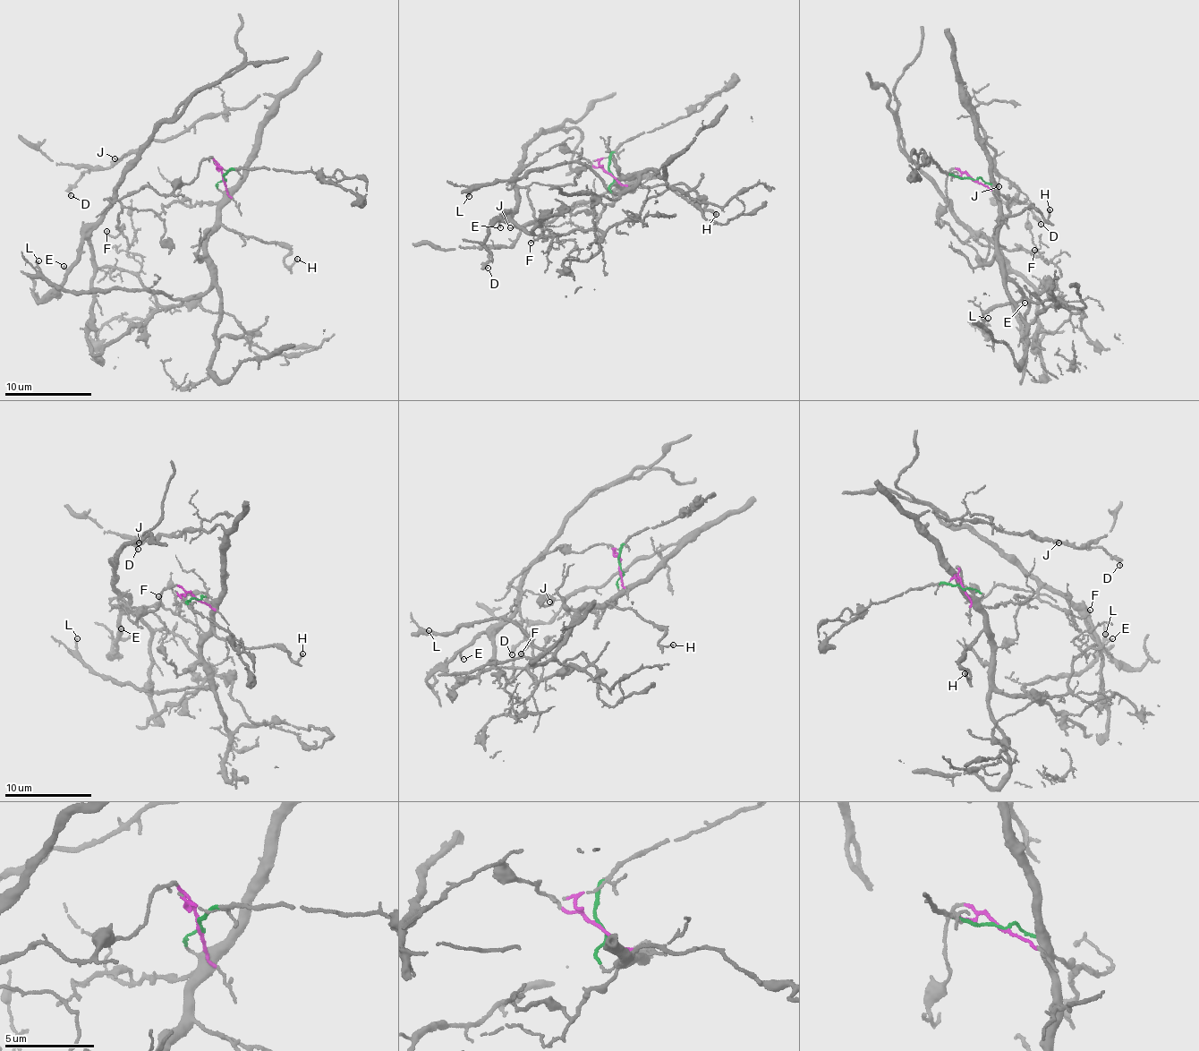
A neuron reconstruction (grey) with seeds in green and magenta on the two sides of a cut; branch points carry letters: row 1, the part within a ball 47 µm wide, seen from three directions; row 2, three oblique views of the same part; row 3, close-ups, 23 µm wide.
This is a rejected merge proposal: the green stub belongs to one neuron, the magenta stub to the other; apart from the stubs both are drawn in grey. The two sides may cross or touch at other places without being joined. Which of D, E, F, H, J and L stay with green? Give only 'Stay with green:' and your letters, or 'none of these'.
Stay with green: D, H, J, L

